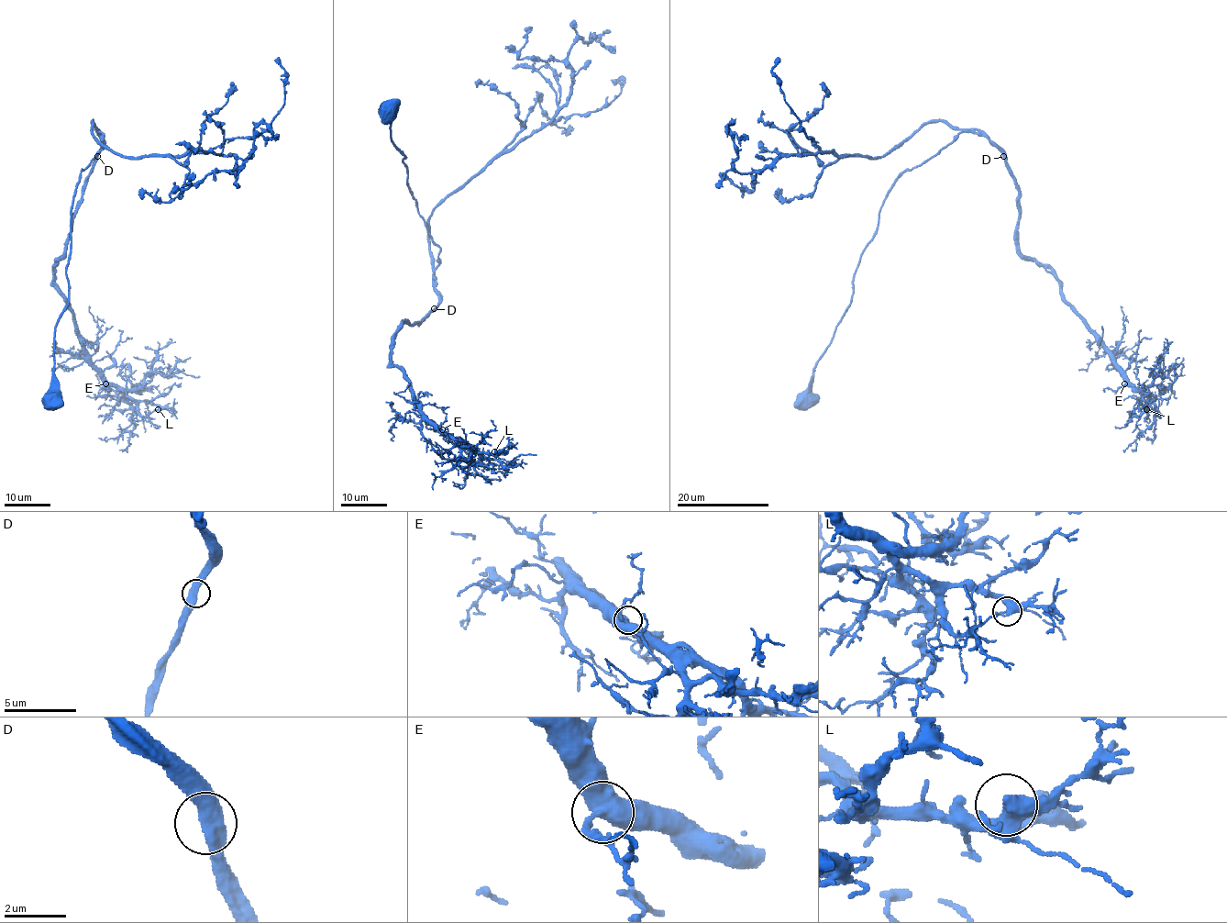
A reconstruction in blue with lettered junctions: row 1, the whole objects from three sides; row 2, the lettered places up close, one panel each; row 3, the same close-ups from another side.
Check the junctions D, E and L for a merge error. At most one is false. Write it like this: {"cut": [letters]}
{"cut": []}

